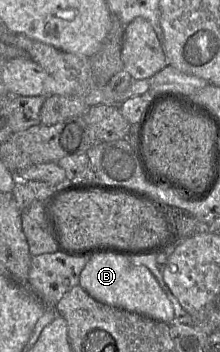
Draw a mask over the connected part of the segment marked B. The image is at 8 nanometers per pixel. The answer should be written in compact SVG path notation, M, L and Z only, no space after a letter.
M109 253L89 257L80 274L80 286L94 299L106 305L172 324L177 321L174 307L151 271L133 263L131 256Z

